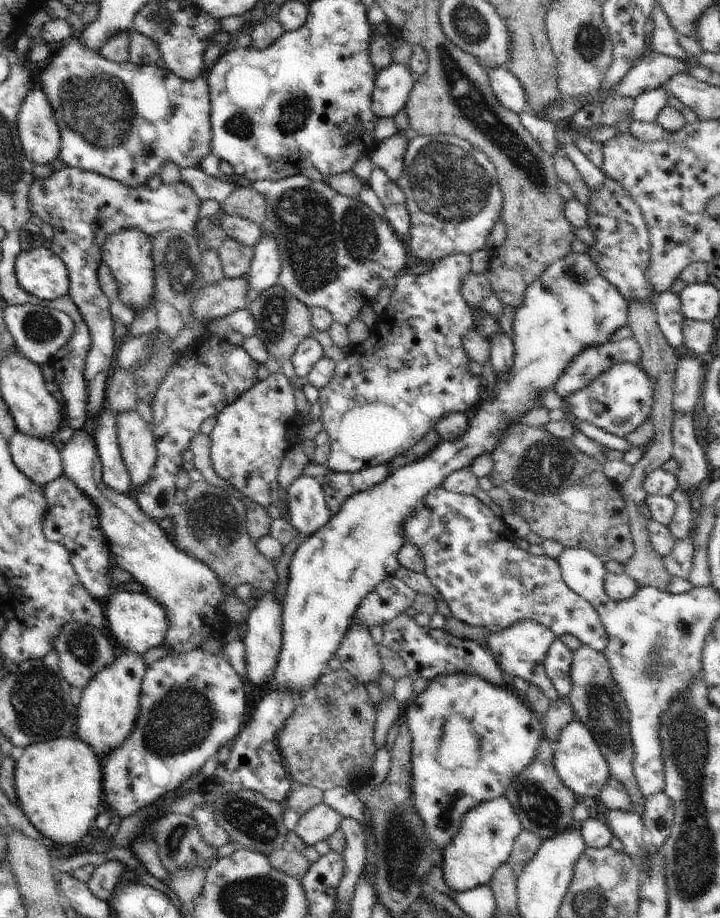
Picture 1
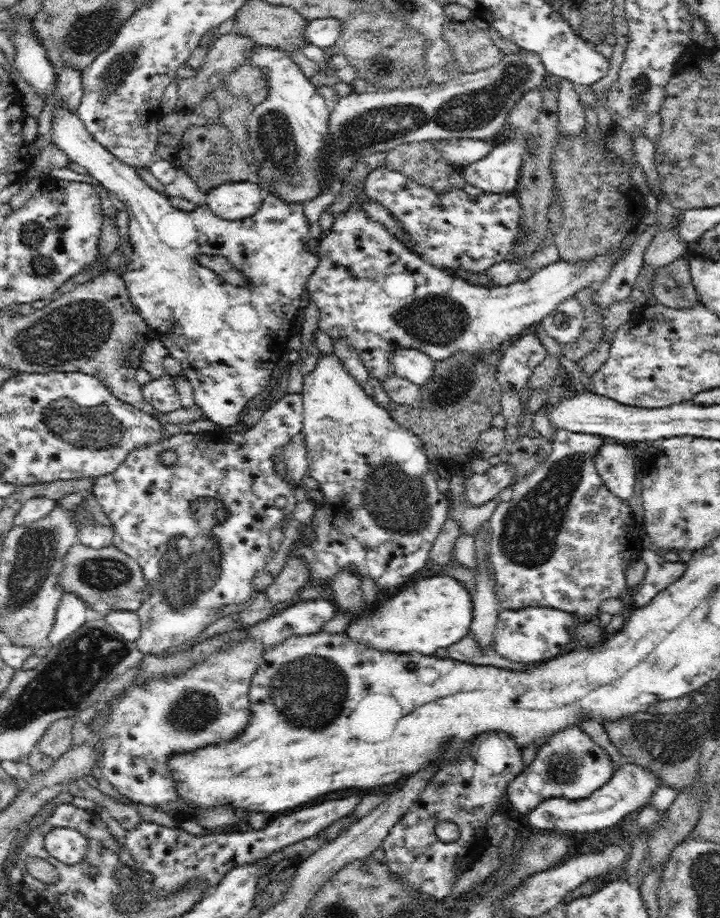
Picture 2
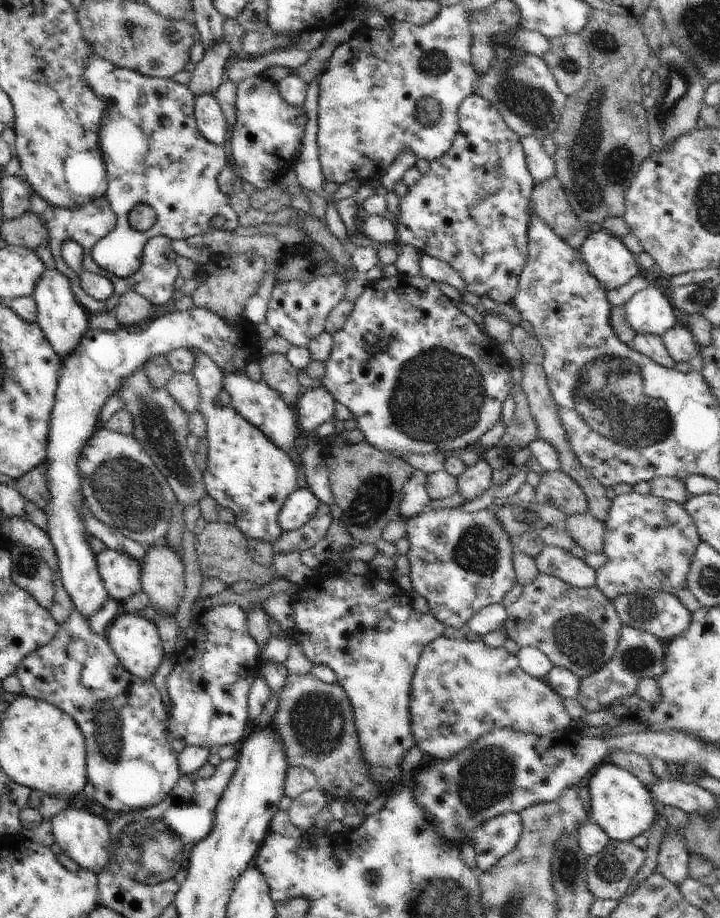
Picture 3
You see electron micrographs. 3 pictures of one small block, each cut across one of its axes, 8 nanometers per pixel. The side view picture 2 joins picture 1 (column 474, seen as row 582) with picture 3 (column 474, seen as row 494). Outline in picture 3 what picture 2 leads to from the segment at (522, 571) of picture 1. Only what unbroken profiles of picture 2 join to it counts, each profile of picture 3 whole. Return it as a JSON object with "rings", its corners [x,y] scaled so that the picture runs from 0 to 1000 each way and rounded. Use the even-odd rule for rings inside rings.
{"rings":[[[683,548],[678,554],[651,559],[638,553],[610,553],[586,558],[571,564],[563,573],[568,590],[565,607],[568,629],[575,644],[593,654],[599,670],[619,683],[643,685],[646,680],[674,660],[696,657],[700,649],[718,635],[713,606],[717,588],[711,588],[690,561],[693,554]]]}

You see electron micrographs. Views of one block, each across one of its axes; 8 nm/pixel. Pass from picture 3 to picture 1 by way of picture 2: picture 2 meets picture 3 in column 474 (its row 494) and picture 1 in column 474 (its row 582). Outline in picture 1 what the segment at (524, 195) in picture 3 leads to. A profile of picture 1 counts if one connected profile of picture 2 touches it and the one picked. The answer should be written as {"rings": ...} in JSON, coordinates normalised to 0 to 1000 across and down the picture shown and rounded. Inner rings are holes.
{"rings":[[[572,147],[561,172],[557,193],[551,196],[561,208],[571,247],[569,272],[583,283],[606,286],[617,280],[644,276],[654,278],[672,271],[683,247],[696,239],[699,209],[683,175],[654,155],[631,147]]]}

